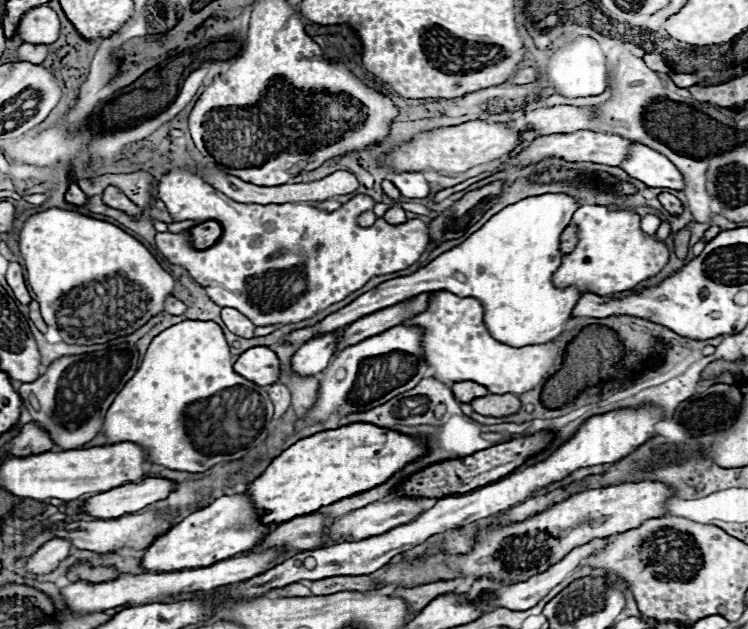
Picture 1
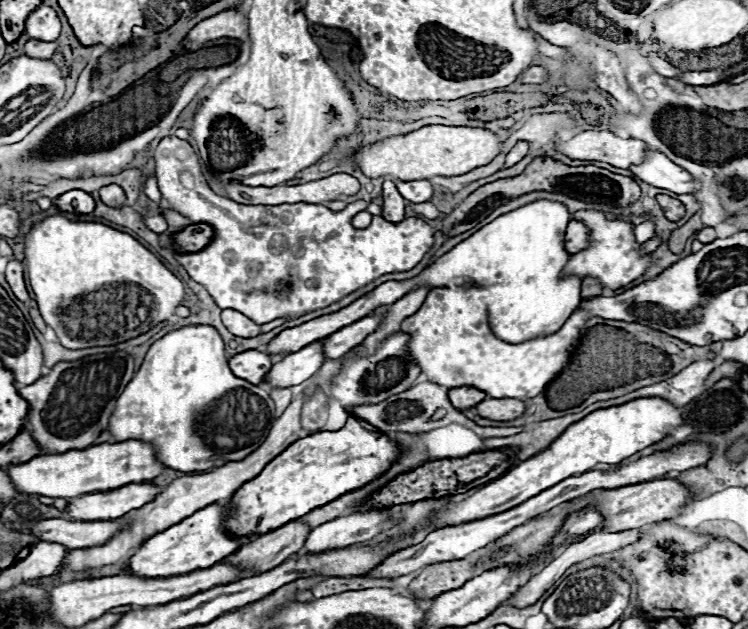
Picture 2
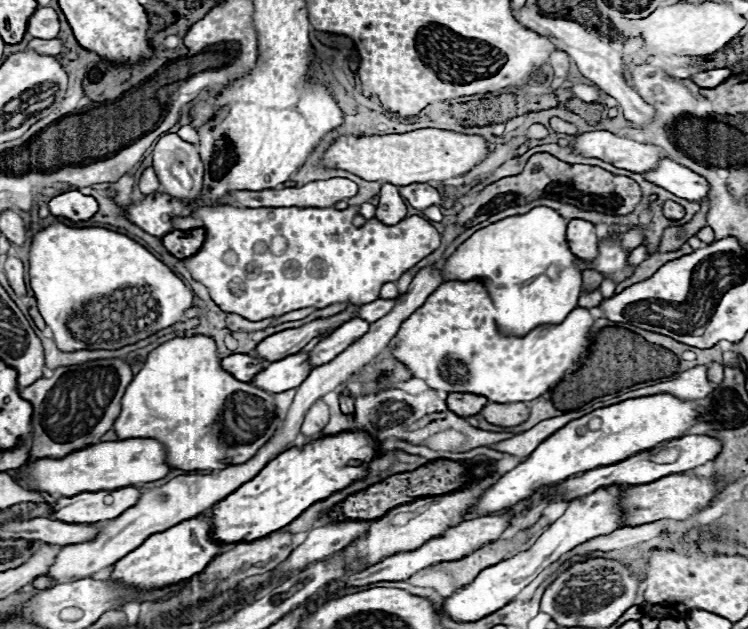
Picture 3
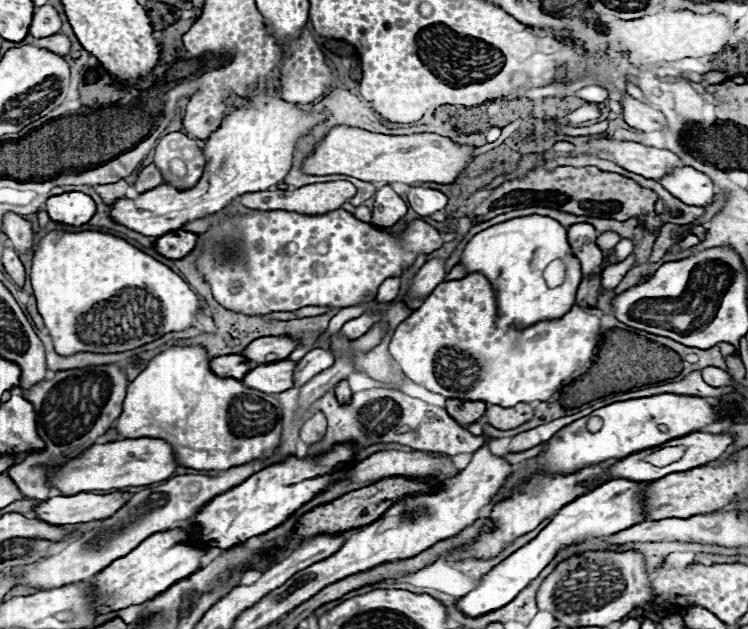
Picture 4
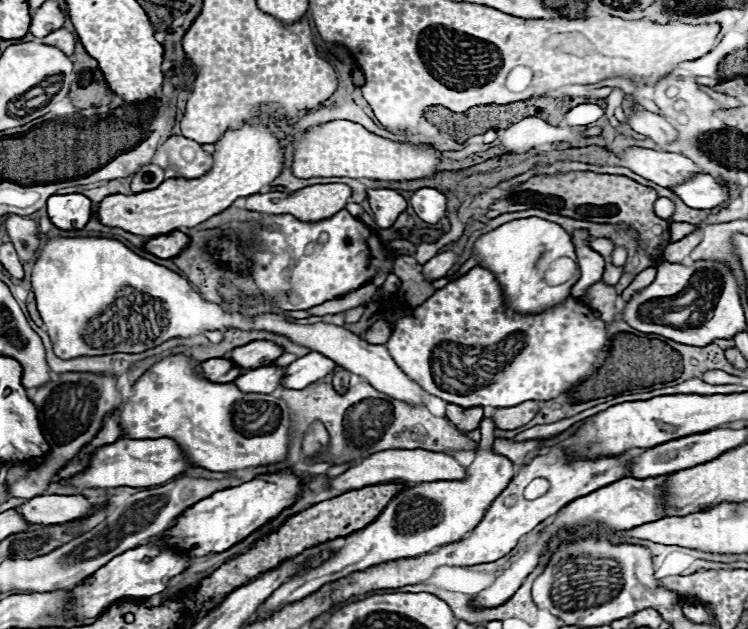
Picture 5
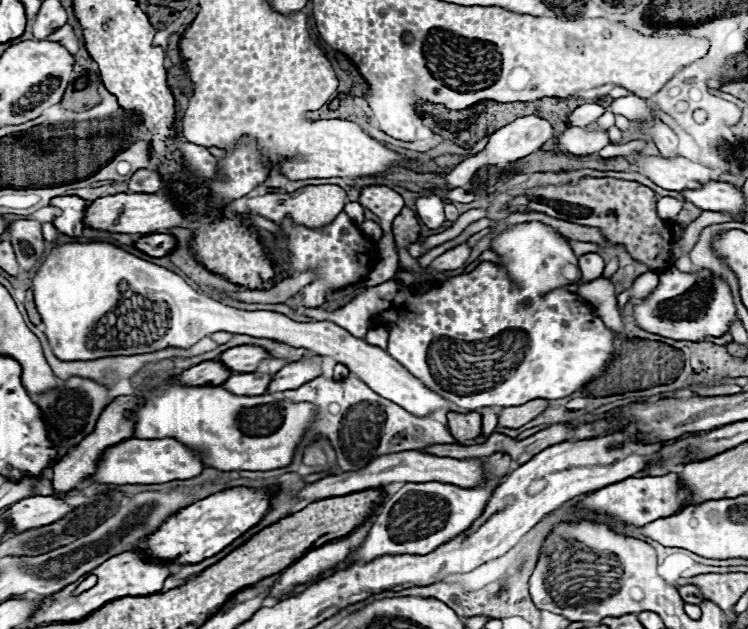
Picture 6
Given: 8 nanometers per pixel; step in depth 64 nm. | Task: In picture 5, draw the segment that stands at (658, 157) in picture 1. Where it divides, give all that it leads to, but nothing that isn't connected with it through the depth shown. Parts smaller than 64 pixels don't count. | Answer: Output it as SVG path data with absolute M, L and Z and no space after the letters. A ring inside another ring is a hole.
M698 174L692 176L688 182L672 188L686 206L696 208L696 210L712 210L732 198L730 188L718 184L712 176L708 174Z

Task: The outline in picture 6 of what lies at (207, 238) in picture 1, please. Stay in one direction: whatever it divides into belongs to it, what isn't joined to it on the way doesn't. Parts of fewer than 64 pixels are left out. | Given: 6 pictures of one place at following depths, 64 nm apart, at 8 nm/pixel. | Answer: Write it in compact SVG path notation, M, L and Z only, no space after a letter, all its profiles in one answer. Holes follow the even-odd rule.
M148 234L134 240L134 246L152 258L162 258L174 250L176 238L168 234Z

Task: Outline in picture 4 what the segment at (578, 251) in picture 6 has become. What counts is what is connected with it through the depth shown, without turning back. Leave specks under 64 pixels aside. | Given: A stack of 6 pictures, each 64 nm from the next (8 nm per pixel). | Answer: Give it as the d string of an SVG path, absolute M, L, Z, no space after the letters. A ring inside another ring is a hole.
M606 232L601 234L597 240L596 244L602 251L604 257L607 257L616 244L620 241L620 236L614 232Z

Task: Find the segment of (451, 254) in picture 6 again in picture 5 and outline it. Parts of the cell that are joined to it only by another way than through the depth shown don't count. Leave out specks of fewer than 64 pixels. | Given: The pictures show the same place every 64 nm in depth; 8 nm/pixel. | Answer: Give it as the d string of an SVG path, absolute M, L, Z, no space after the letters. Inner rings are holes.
M442 252L424 264L424 276L428 282L446 276L446 272L460 260L458 252Z

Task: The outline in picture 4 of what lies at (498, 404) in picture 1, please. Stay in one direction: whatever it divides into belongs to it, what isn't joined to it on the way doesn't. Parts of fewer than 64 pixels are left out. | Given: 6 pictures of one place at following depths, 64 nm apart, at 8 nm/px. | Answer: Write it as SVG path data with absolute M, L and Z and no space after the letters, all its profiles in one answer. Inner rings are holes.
M516 404L512 408L500 408L500 406L490 406L486 410L488 424L492 424L498 430L512 430L522 426L524 422L532 420L534 416L534 406L532 404Z

